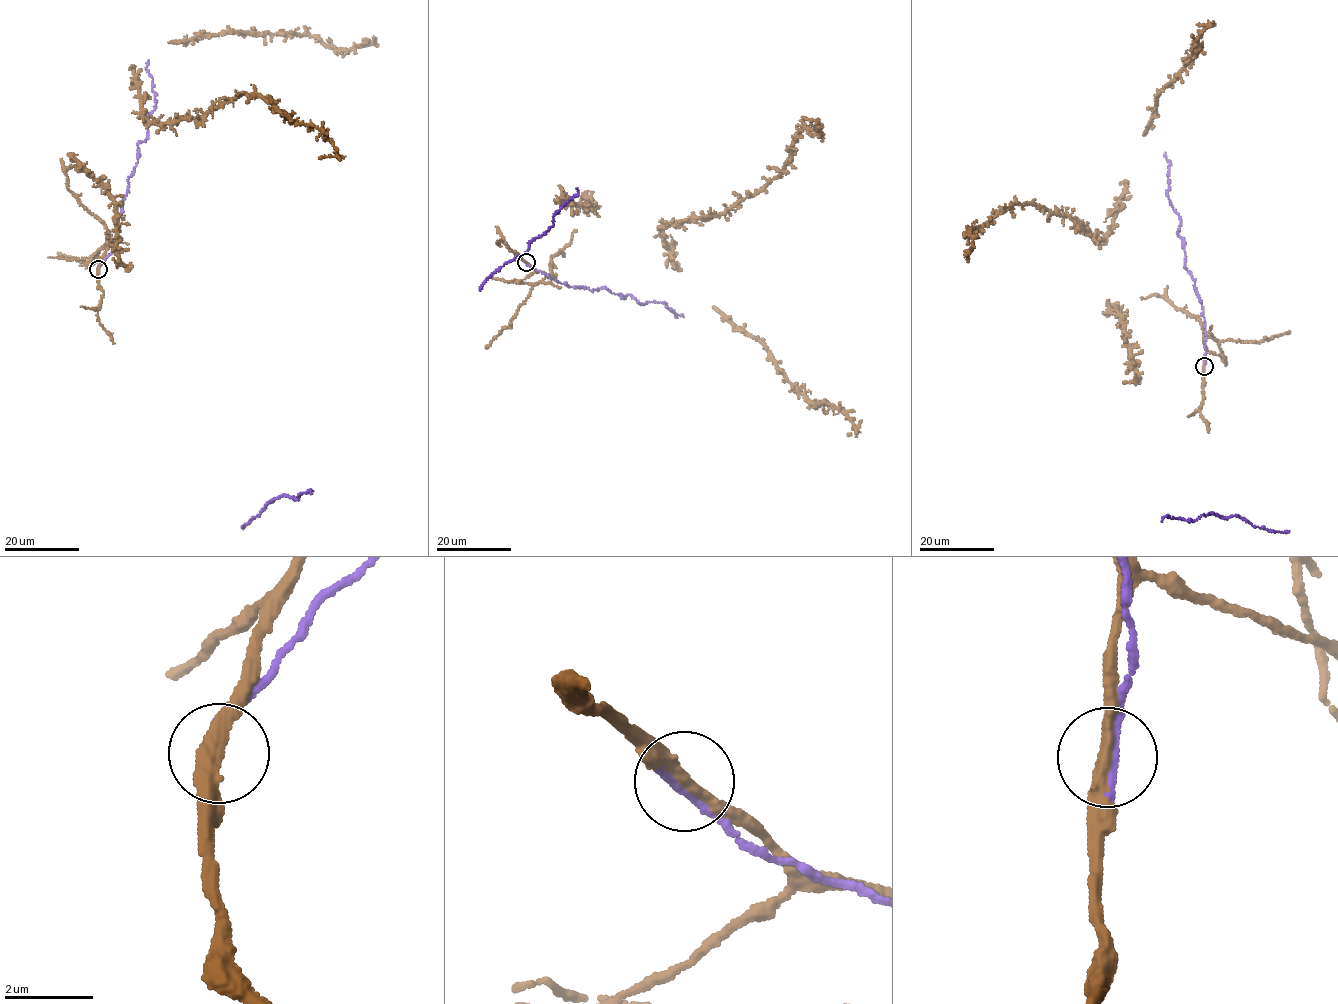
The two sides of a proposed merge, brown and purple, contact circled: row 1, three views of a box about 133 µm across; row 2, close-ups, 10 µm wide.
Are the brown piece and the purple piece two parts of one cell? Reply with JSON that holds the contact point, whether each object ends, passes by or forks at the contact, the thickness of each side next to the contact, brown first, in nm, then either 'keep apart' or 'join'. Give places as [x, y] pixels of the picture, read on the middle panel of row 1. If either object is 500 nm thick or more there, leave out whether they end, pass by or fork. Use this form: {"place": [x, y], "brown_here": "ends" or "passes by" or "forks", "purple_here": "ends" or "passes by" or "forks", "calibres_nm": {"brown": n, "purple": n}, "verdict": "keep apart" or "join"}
{"place": [526, 262], "brown_here": "passes by", "purple_here": "ends", "calibres_nm": {"brown": 360, "purple": 240}, "verdict": "keep apart"}

